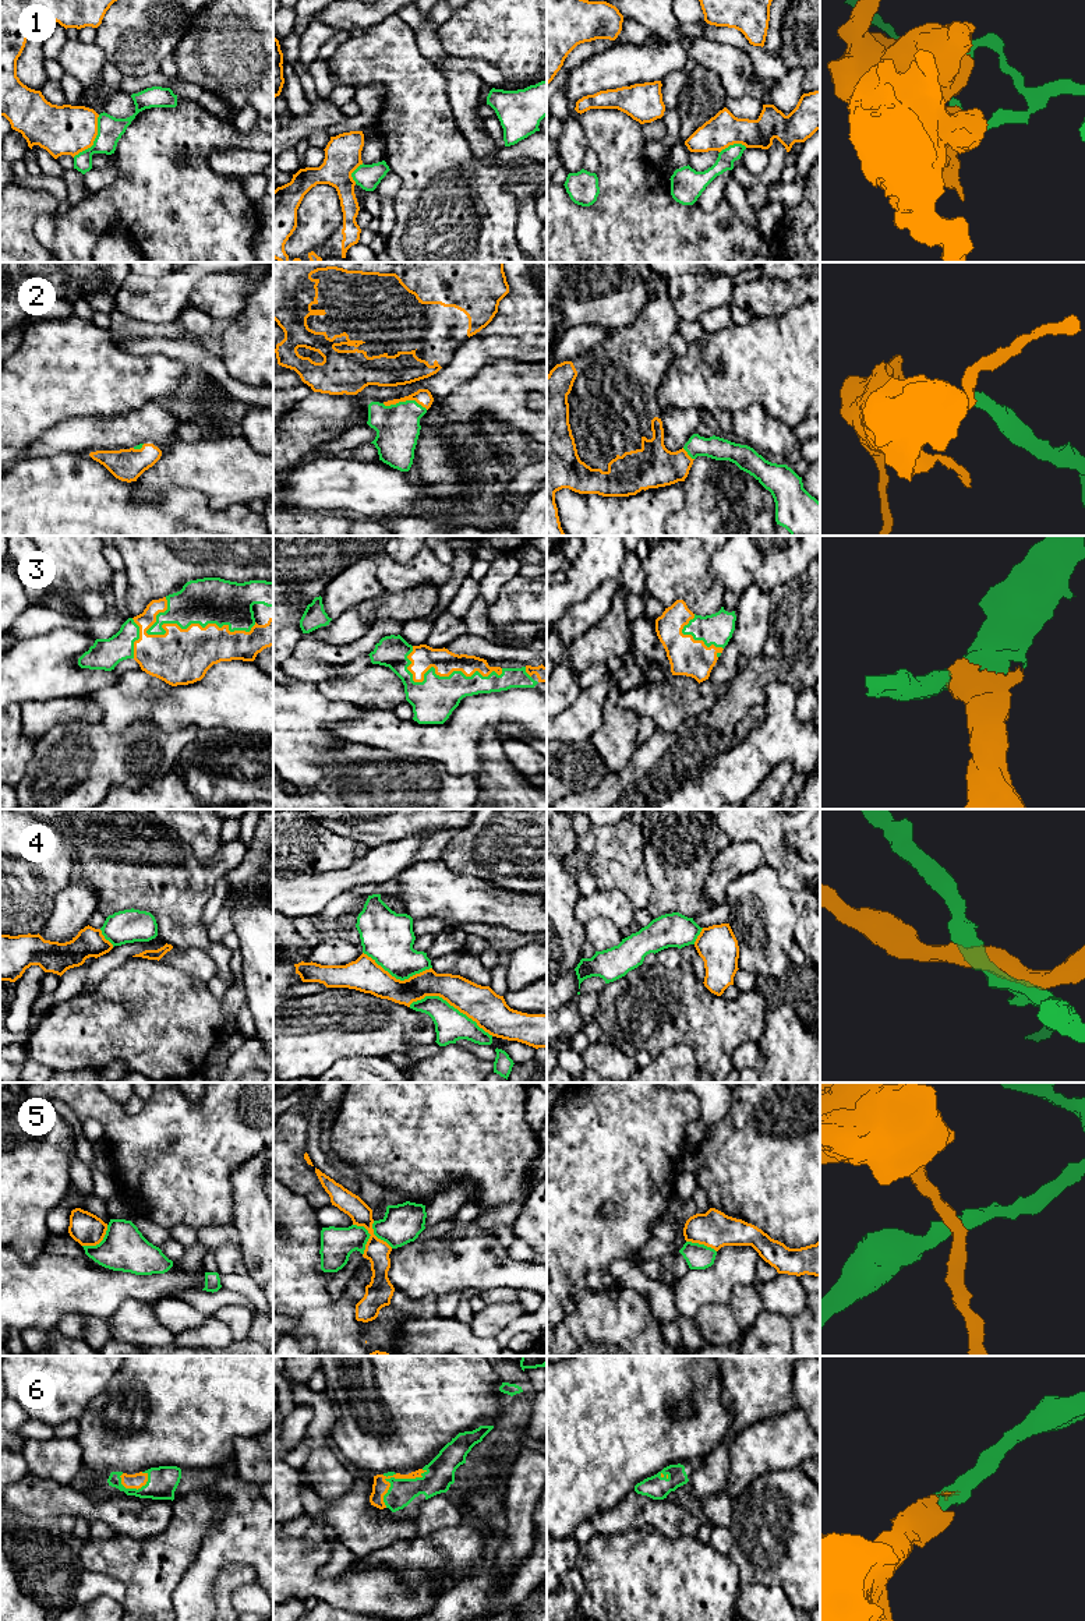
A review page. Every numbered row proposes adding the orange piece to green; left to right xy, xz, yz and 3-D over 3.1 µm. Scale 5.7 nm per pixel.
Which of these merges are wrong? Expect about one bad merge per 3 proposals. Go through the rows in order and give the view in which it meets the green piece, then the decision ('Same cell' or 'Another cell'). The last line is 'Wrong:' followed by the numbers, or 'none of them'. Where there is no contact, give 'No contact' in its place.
1: Touches green in xy. Another cell
2: Touches green in xz. Same cell
3: Touches green in xy. Same cell
4: Touches green in xz. Another cell
5: Touches green in xz. Another cell
6: Touches green in xz. Same cell
Wrong: 1, 4, 5

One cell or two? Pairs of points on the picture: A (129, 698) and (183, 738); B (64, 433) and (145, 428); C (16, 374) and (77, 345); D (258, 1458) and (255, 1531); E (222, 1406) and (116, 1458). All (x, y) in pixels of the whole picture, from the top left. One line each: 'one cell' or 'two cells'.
A: two cells
B: one cell
C: one cell
D: two cells
E: one cell

